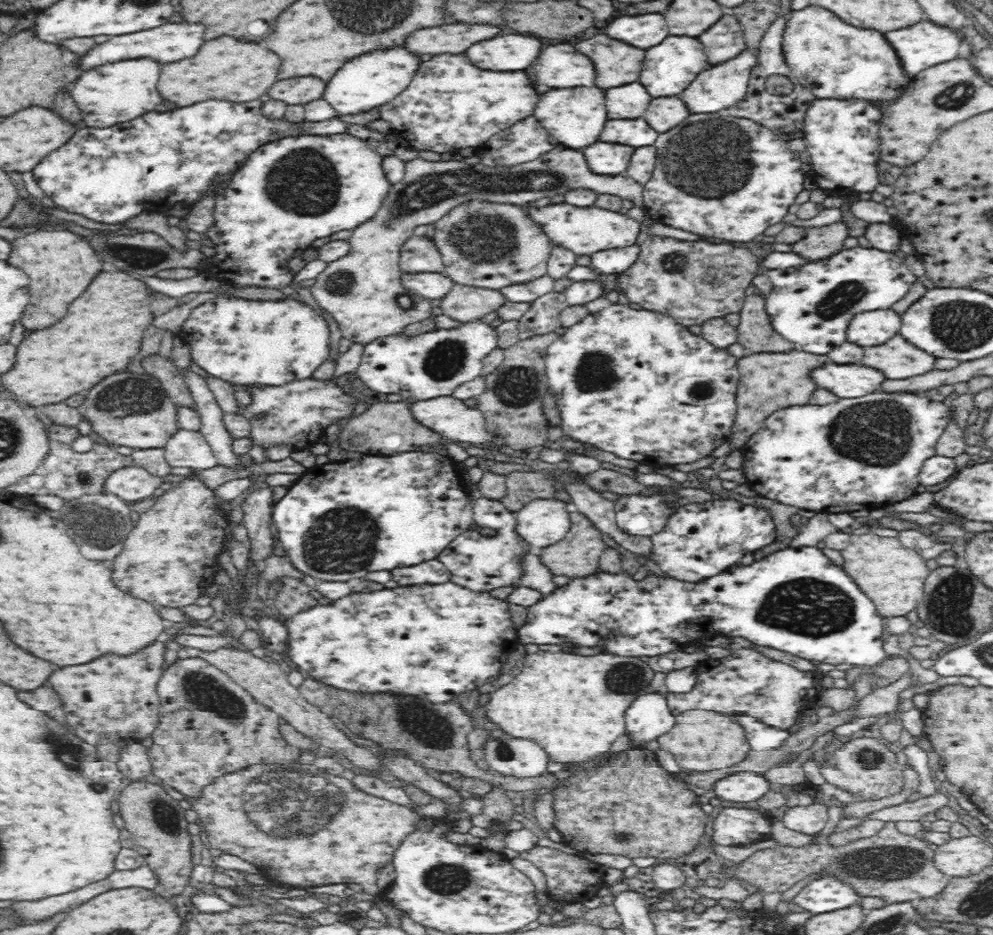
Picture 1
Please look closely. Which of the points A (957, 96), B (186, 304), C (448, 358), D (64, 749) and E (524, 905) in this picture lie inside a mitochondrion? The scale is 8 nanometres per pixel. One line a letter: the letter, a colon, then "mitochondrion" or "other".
A: mitochondrion
B: other
C: mitochondrion
D: mitochondrion
E: other

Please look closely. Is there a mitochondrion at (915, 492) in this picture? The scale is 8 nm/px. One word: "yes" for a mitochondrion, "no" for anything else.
no

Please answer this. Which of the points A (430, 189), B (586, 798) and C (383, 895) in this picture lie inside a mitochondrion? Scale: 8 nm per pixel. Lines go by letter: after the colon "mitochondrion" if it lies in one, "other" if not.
A: mitochondrion
B: other
C: other

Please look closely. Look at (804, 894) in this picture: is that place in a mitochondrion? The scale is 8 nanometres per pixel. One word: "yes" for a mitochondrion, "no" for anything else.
no

